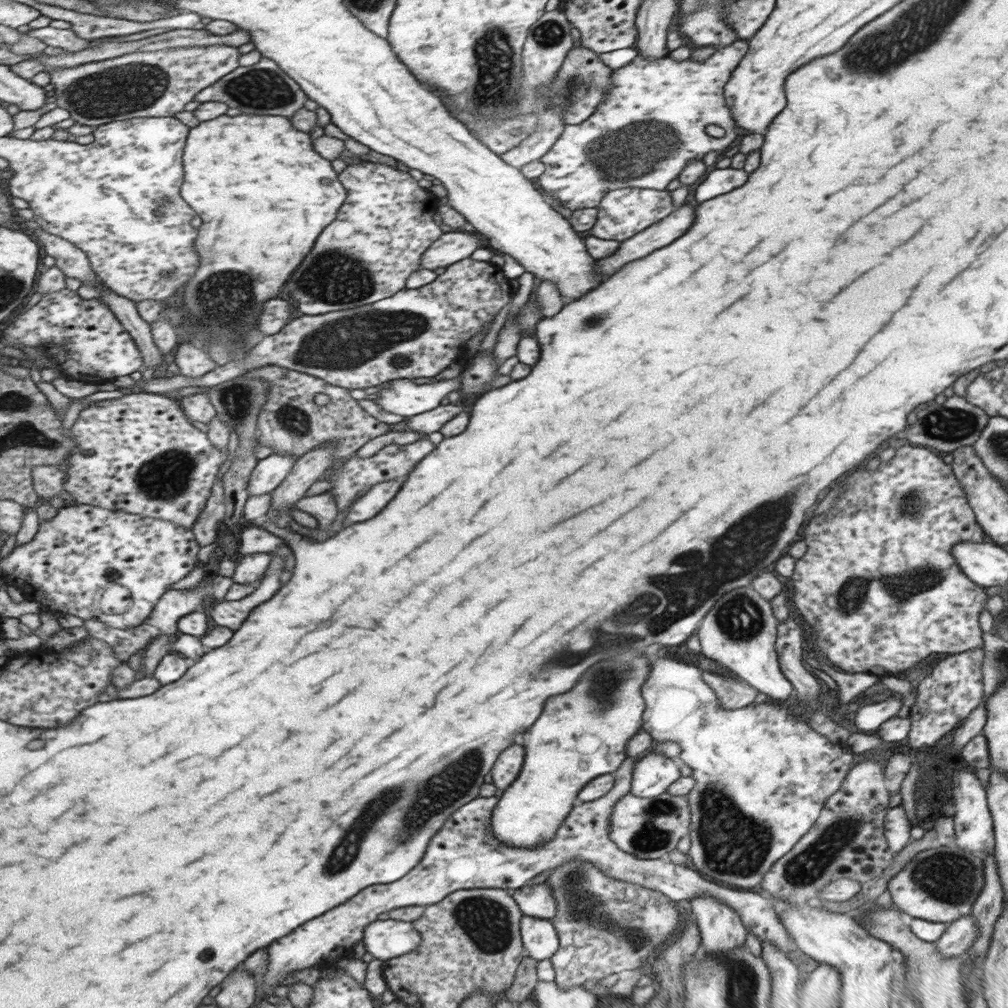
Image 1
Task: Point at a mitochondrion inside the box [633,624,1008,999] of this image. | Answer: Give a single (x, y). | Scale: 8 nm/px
(733, 845)

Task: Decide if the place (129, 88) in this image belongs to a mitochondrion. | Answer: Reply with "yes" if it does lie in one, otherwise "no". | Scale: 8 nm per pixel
yes

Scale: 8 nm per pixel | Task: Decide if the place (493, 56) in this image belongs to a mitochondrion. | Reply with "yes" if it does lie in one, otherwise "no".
yes

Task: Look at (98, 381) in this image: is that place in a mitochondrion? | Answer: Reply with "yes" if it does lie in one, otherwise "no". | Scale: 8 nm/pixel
no

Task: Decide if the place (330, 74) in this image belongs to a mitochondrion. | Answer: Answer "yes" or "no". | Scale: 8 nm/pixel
no

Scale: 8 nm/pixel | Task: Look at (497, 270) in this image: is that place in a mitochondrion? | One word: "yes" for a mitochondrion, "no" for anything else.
no

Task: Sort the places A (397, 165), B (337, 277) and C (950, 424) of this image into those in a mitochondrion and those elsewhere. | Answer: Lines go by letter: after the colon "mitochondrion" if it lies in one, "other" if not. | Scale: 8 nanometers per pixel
A: other
B: mitochondrion
C: mitochondrion

